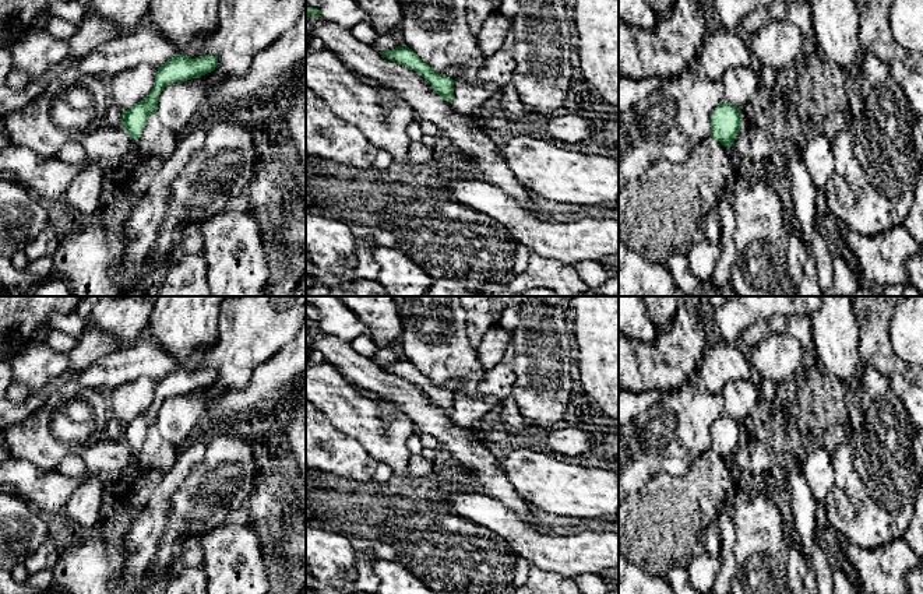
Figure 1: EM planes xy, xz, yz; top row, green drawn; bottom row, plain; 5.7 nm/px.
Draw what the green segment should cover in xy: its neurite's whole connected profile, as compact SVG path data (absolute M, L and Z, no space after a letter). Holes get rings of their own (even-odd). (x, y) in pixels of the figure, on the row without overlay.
M177 368L158 382L152 404L138 416L123 423L121 440L134 456L140 451L148 430L158 423L158 411L163 401L172 396L184 396L198 389L205 389L218 379L216 369L201 369L189 372Z

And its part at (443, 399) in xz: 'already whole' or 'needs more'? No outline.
already whole

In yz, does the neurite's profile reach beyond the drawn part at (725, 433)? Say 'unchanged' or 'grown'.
unchanged

